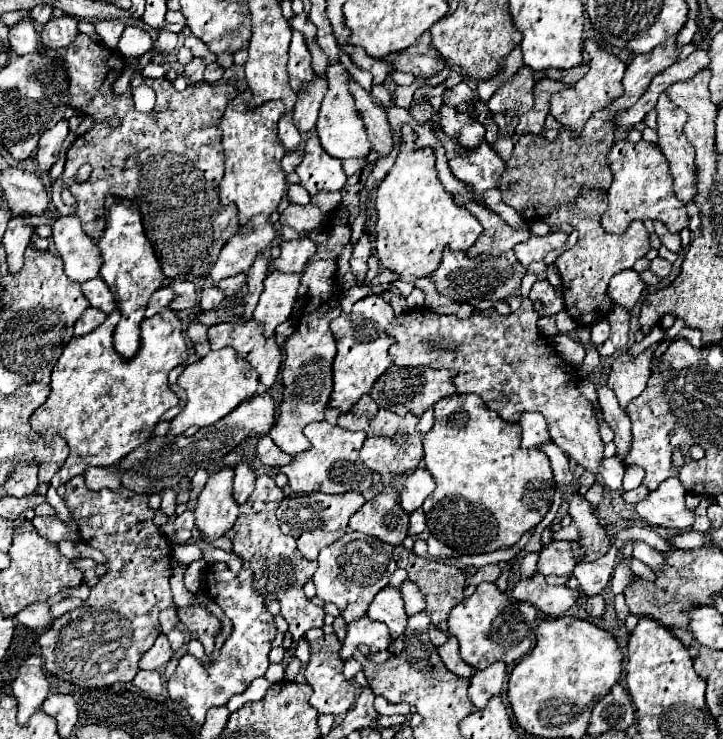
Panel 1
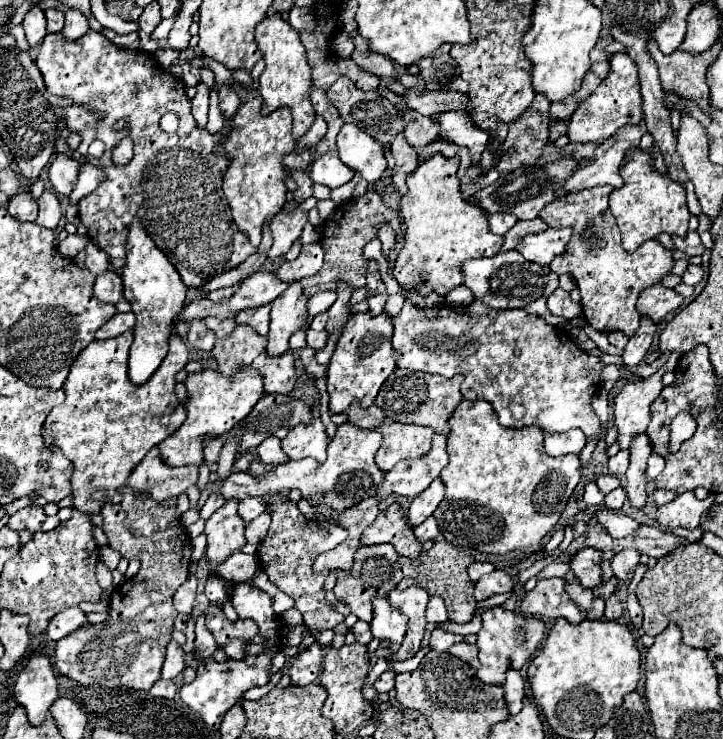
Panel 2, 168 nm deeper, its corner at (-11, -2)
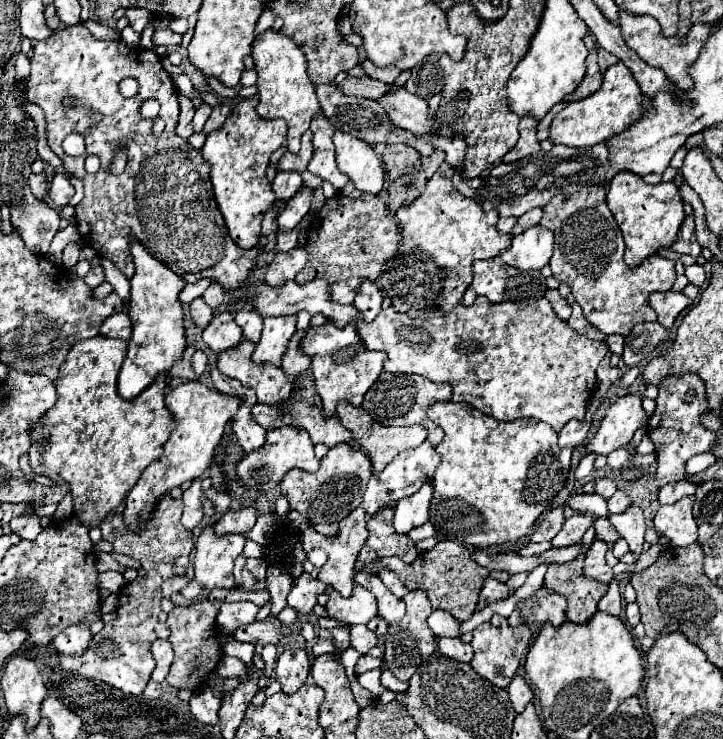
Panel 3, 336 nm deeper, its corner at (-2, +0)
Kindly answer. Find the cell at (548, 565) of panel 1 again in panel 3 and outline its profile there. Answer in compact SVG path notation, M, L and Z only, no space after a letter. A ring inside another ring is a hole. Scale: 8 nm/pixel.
M594 541L594 545L590 547L590 551L586 553L586 561L584 561L584 573L586 577L610 583L614 579L614 571L612 567L606 565L604 555L606 555L608 543L606 541Z

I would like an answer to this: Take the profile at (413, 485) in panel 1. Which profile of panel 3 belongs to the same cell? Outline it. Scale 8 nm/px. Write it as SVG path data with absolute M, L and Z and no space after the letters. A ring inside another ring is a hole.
M426 483L412 497L406 497L406 499L398 501L398 505L394 509L396 511L396 515L394 515L394 529L400 535L406 535L414 527L424 525L430 519L430 515L428 515L430 499L432 499L432 485Z

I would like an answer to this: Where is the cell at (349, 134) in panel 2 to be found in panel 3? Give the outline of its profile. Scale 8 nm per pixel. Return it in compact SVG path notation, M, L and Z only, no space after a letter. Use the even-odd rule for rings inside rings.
M342 131L334 133L334 145L338 169L348 175L358 191L378 195L384 183L384 169L374 149L366 141Z

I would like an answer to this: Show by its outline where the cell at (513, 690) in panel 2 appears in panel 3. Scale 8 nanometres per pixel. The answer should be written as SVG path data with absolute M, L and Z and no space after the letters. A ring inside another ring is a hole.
M514 677L512 683L508 685L508 695L510 695L510 701L512 701L512 707L516 709L516 713L522 713L524 707L534 699L534 691L532 687L526 683L524 677Z

